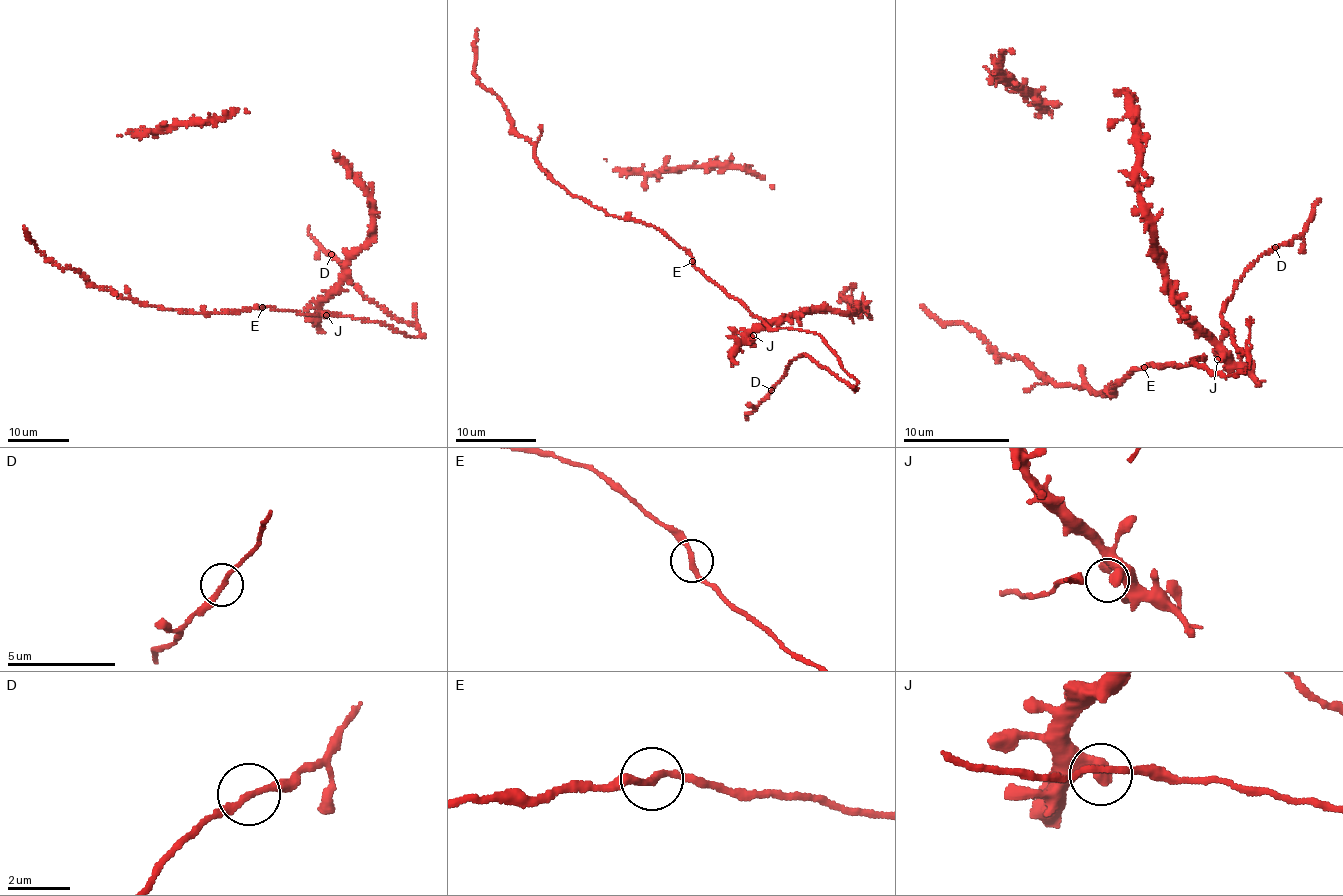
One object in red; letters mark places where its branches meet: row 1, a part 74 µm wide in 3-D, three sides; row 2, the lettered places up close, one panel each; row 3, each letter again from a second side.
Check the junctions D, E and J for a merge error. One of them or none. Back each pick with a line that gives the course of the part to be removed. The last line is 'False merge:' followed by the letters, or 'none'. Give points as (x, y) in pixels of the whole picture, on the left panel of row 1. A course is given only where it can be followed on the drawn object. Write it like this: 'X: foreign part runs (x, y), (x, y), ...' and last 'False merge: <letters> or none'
False merge: none

